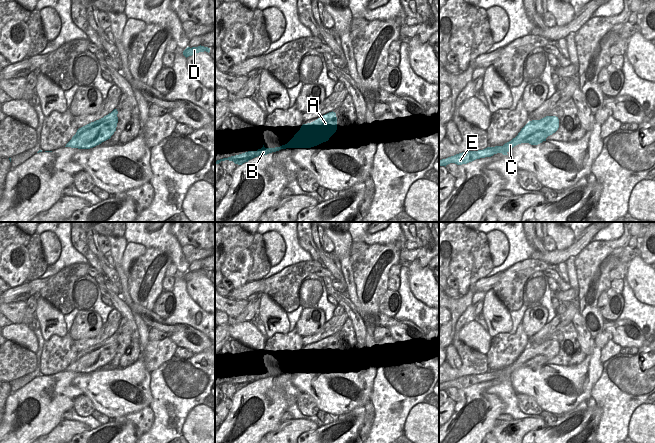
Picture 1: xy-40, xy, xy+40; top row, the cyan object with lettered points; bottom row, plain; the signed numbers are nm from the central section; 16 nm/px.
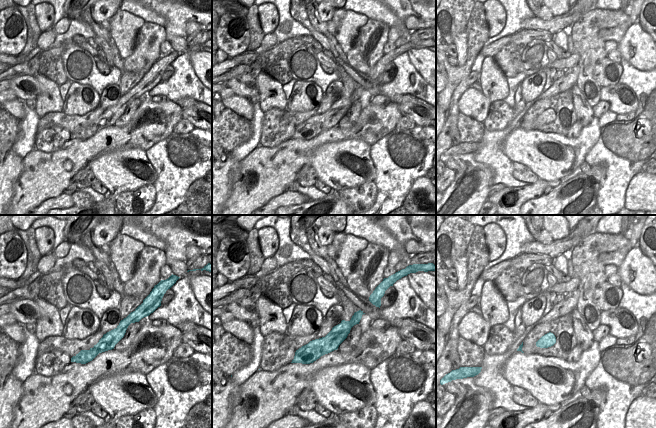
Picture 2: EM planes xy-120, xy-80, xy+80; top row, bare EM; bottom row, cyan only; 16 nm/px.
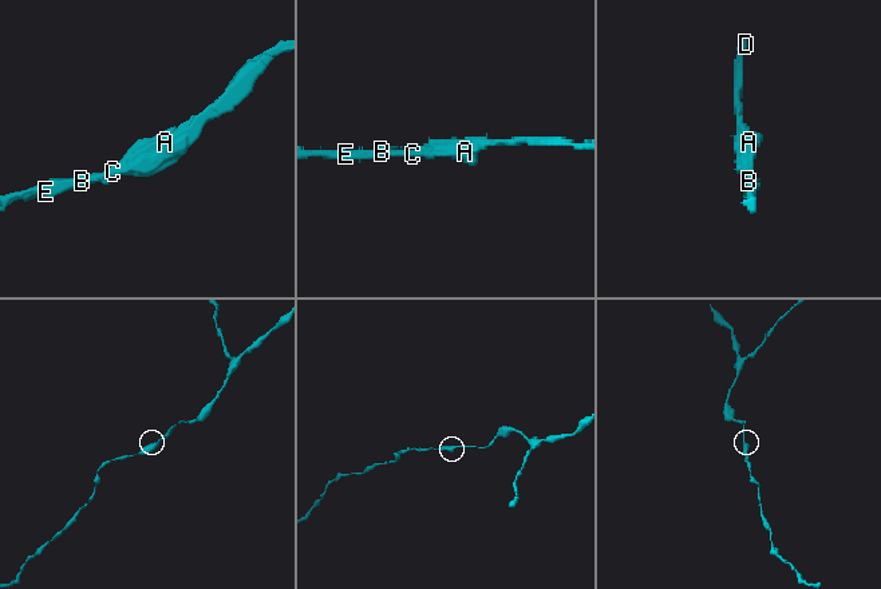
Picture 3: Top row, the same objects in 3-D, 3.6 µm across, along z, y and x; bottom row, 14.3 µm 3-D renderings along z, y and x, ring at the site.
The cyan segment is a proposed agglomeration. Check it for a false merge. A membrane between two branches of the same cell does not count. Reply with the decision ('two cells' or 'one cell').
one cell

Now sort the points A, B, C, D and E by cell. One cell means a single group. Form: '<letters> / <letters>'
A B C D E

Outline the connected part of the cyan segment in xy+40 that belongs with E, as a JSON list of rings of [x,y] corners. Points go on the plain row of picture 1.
[[[546,340],[540,344],[529,345],[518,357],[518,359],[511,365],[505,367],[503,370],[487,371],[478,375],[466,375],[446,383],[439,384],[439,390],[447,390],[450,387],[457,389],[467,388],[476,383],[491,381],[494,378],[507,377],[516,369],[521,367],[529,367],[531,369],[538,369],[559,352],[559,343],[556,340]]]

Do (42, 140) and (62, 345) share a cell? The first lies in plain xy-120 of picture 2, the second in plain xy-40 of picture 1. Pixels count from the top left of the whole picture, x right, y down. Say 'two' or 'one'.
one

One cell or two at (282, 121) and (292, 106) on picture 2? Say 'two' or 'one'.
two

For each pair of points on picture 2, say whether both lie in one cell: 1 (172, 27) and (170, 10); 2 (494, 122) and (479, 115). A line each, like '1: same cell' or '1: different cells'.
1: same cell
2: different cells

